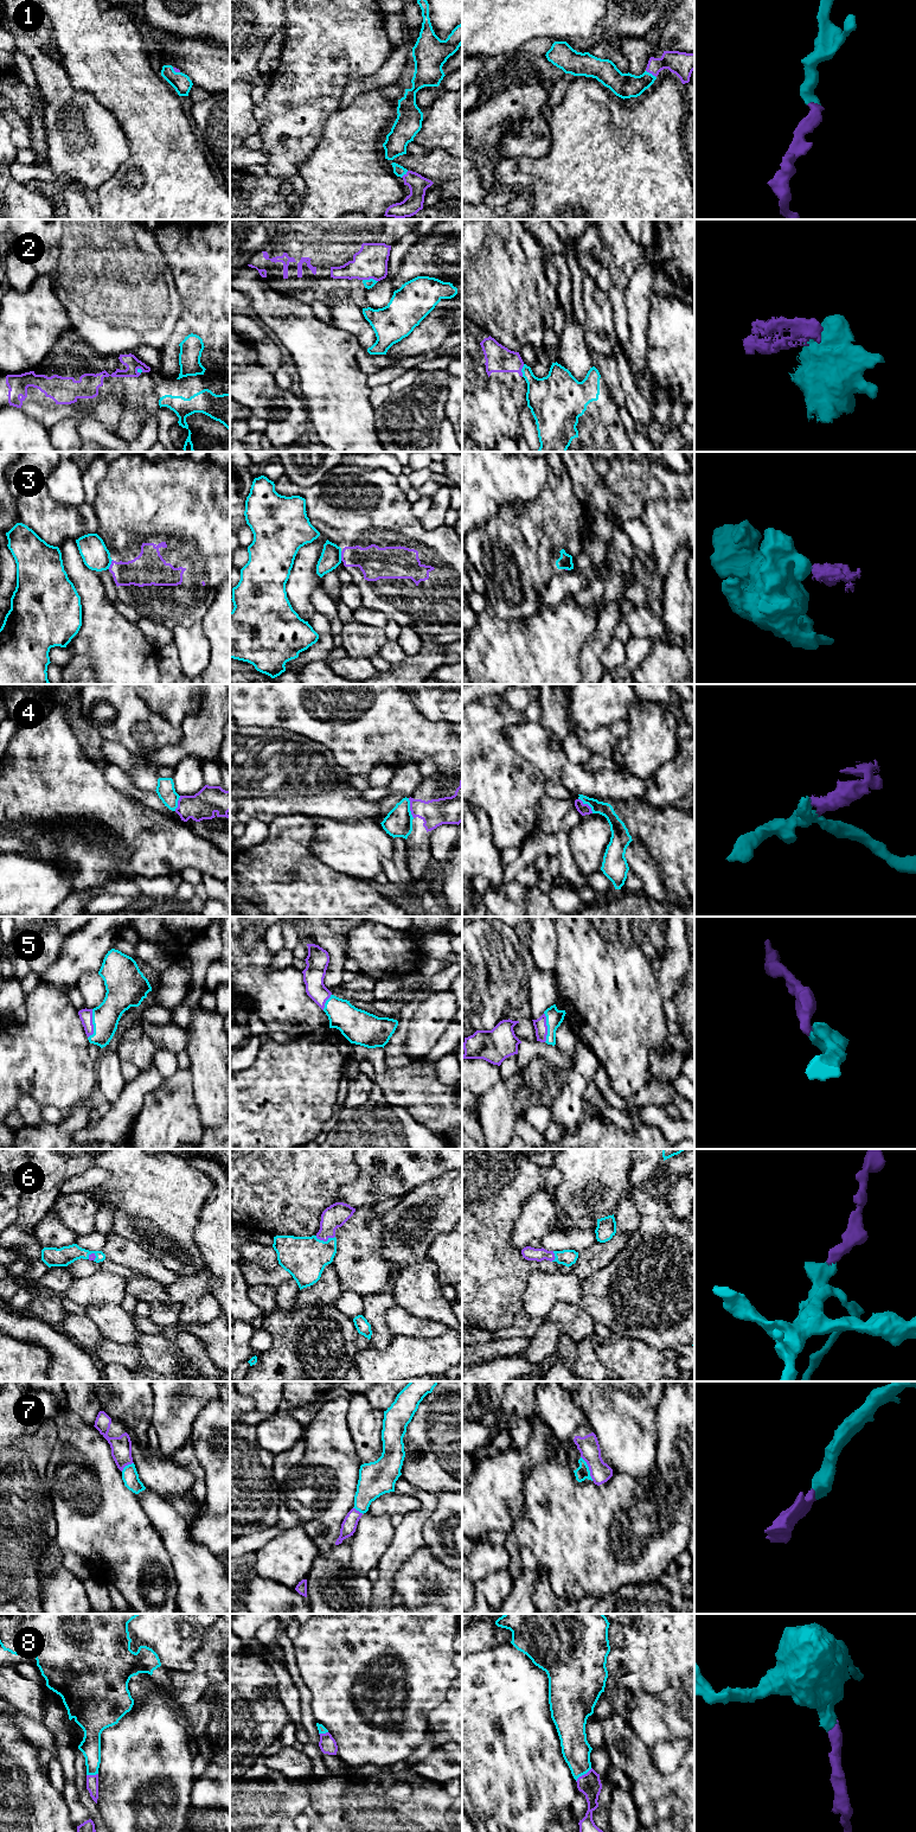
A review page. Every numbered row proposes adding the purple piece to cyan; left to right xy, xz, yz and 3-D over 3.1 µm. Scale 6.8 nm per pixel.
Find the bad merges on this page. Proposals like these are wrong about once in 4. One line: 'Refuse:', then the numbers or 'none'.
Refuse: 2, 3, 4

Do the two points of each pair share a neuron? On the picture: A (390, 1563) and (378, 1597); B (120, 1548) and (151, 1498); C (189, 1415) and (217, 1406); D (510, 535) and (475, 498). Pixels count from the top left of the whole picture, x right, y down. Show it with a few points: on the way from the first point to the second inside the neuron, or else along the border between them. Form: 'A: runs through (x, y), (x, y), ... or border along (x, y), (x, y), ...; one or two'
A: runs through (388, 1571), (383, 1589); one
B: border along (135, 1494), (145, 1514), (159, 1533); two
C: border along (217, 1398), (209, 1402), (199, 1412), (190, 1437); two
D: border along (518, 503), (503, 504), (492, 518); two

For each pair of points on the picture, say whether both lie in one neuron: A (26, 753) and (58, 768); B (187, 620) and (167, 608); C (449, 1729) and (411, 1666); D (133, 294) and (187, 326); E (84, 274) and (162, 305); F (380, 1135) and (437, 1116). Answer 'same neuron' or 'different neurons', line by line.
A: same neuron
B: same neuron
C: different neurons
D: different neurons
E: same neuron
F: different neurons

